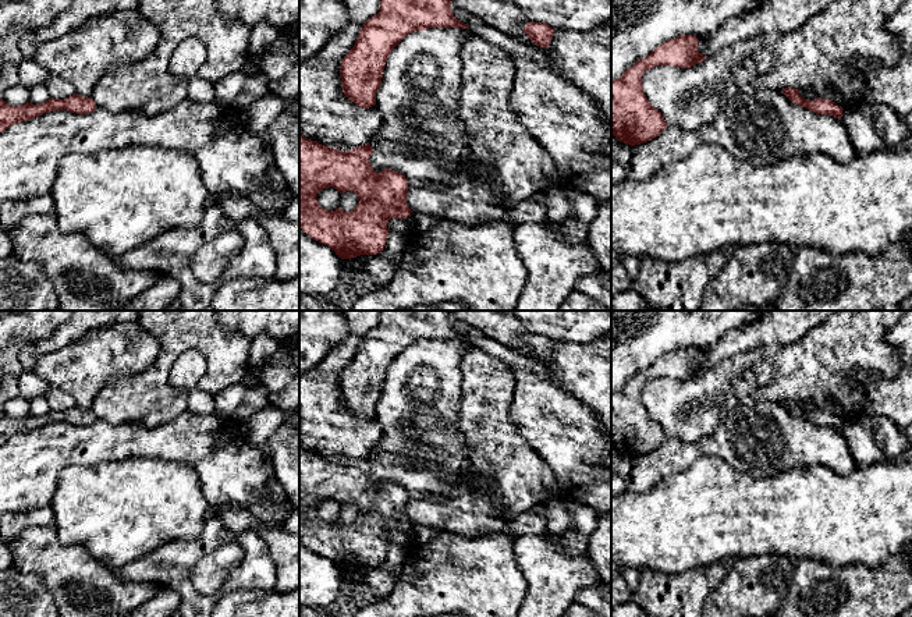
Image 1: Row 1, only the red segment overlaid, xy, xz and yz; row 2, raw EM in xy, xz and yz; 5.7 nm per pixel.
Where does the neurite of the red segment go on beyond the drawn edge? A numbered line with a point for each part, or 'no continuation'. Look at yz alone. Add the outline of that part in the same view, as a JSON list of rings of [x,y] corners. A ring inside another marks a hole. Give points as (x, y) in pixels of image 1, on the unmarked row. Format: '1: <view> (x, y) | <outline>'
no continuation

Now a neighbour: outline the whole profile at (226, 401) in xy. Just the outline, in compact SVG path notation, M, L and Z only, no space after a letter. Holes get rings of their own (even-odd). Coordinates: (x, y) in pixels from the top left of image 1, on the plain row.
M260 382L256 386L237 383L217 393L214 396L216 416L223 419L233 419L235 409L252 391L266 391L266 389Z

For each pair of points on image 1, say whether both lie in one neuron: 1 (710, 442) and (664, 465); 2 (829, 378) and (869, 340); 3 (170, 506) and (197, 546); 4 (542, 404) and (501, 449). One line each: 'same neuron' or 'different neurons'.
1: same neuron
2: same neuron
3: different neurons
4: different neurons

